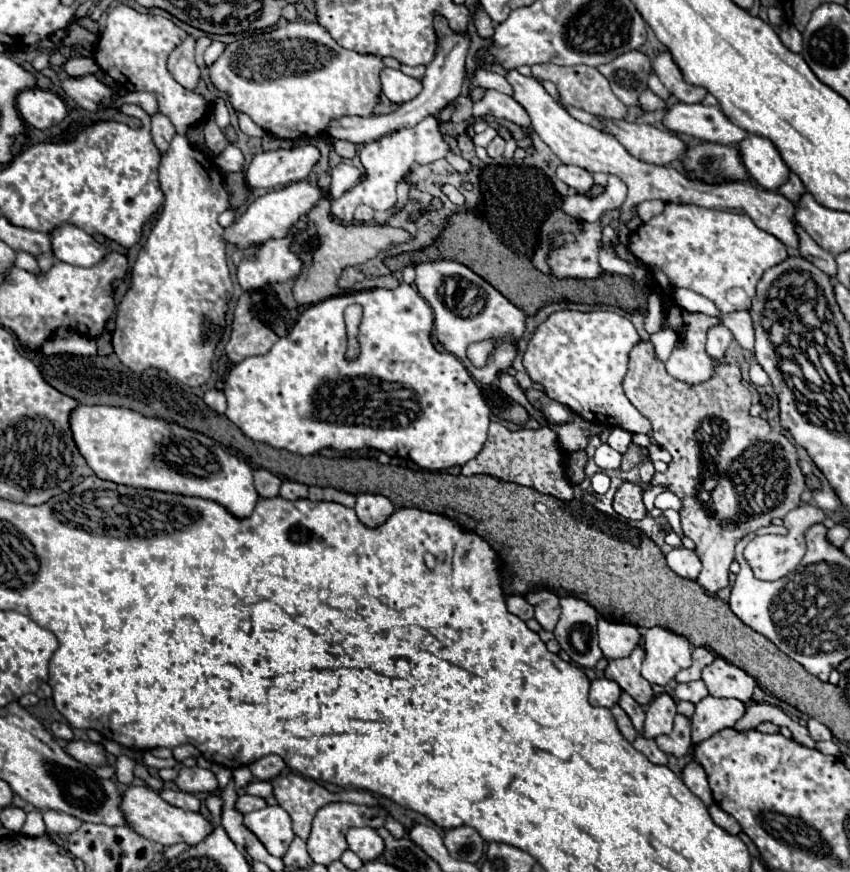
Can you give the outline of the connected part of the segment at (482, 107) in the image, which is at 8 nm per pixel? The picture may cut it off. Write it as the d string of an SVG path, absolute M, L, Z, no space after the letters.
M487 90L483 100L473 104L473 118L481 118L481 116L495 116L495 118L505 118L515 122L517 126L529 126L529 114L525 112L525 108L513 100L507 94L501 94L497 90Z

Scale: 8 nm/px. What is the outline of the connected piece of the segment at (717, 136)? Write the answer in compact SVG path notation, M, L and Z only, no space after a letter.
M673 104L663 114L663 126L675 134L721 144L739 144L747 136L747 132L735 126L719 106L705 104Z

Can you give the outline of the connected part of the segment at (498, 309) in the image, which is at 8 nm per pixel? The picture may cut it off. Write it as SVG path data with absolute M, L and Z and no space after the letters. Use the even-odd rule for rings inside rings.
M425 262L417 264L415 272L415 286L433 308L435 336L441 346L447 352L455 354L477 382L493 384L493 380L497 380L497 372L509 368L513 364L513 358L519 354L519 342L525 336L527 316L517 306L513 306L501 292L497 292L489 282L485 282L481 276L477 276L473 270L459 262ZM483 340L493 340L495 350L483 368L475 368L465 356L465 350L469 344Z

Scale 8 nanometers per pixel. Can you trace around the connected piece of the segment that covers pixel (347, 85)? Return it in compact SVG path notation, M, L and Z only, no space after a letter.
M297 20L229 44L225 52L217 58L217 62L211 64L209 74L213 86L227 94L227 102L235 108L235 112L247 114L257 126L277 138L297 140L305 136L311 138L317 134L325 134L329 118L341 118L345 114L373 114L373 108L379 102L381 94L381 68L383 62L377 56L363 56L353 50L347 50L339 46L331 38L331 34L317 22Z

